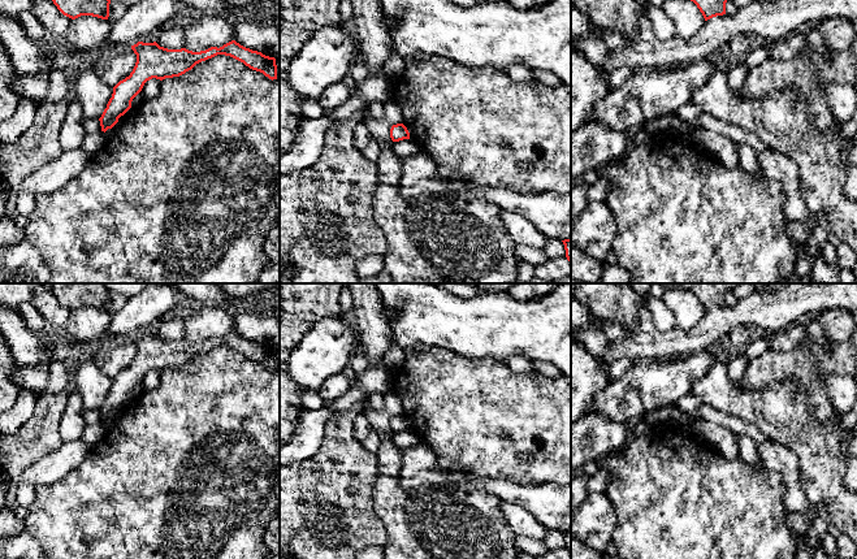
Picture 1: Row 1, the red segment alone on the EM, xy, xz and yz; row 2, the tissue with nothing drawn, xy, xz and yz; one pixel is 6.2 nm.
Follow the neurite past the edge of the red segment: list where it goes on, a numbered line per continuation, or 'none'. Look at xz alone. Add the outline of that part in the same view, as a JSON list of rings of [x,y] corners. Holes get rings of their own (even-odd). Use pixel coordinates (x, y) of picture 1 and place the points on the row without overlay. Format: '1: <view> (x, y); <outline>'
none

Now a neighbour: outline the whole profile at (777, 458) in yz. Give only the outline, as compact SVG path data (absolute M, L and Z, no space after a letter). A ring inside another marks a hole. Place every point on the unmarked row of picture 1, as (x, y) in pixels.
M767 439L757 445L758 455L766 469L776 472L784 482L784 506L787 511L808 511L809 500L798 482L798 459L785 446Z

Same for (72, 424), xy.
M73 389L68 396L68 404L60 420L60 437L64 442L81 439L86 425L83 420L85 410L82 395Z

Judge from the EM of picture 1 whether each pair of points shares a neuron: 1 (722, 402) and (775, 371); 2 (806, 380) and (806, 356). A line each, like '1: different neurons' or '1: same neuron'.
1: different neurons
2: same neuron

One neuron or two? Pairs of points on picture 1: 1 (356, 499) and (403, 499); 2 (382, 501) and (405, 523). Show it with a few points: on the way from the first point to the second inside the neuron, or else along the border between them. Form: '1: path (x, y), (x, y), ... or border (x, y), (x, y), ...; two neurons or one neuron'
1: border (379, 469), (372, 489), (372, 507), (384, 528); two neurons
2: path (388, 506), (399, 518); one neuron

